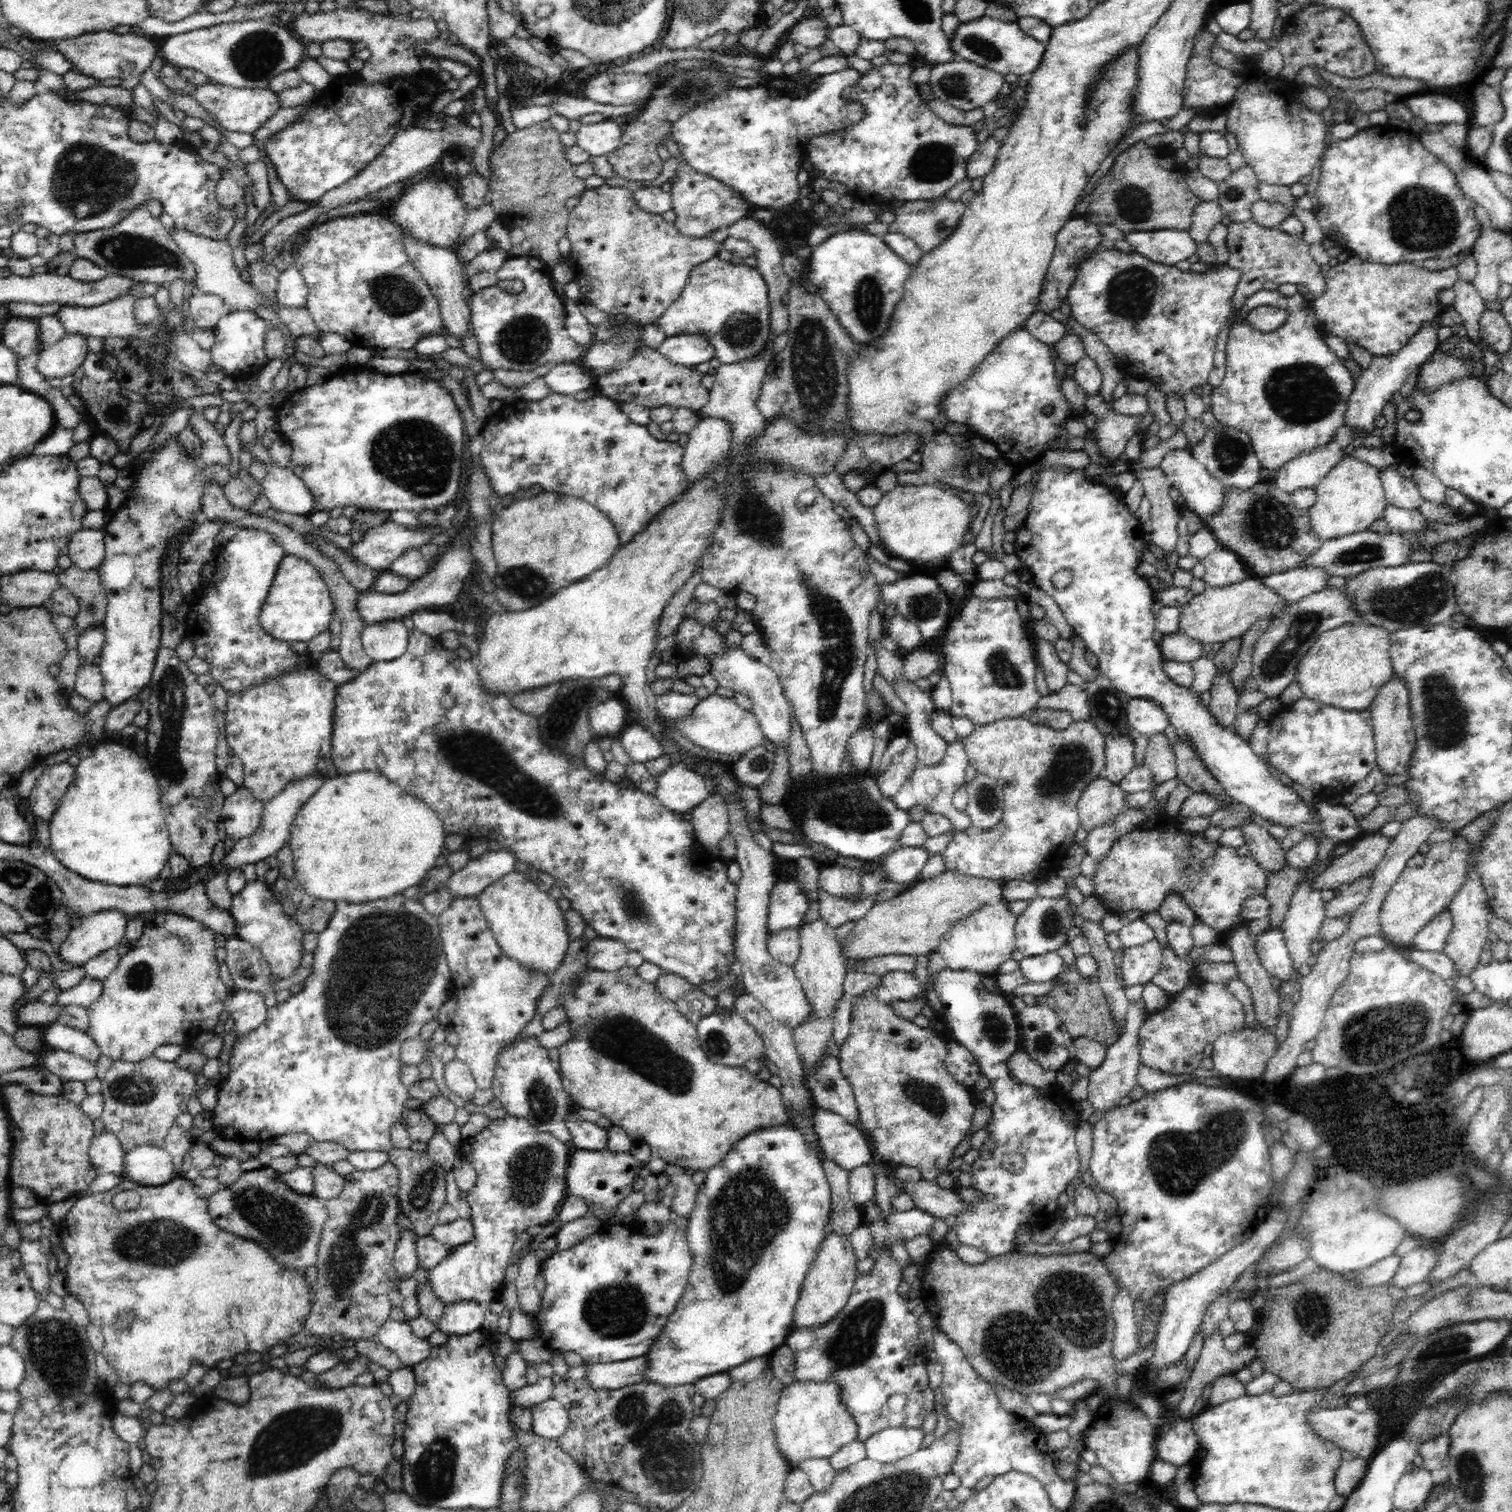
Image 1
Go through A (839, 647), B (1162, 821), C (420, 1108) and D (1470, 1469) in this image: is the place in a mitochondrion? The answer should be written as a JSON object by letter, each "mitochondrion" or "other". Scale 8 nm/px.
{"A":"mitochondrion","B":"other","C":"other","D":"mitochondrion"}

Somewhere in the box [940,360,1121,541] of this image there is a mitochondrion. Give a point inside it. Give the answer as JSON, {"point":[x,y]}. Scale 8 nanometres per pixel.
{"point":[968,466]}

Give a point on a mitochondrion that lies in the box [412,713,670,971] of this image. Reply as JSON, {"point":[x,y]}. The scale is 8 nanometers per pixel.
{"point":[531,797]}

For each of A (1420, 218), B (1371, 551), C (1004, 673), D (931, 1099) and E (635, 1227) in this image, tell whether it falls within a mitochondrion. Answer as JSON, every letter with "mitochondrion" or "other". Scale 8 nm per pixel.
{"A":"mitochondrion","B":"mitochondrion","C":"mitochondrion","D":"mitochondrion","E":"other"}

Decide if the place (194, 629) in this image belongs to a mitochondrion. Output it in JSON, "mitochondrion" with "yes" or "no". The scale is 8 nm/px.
{"mitochondrion":"no"}

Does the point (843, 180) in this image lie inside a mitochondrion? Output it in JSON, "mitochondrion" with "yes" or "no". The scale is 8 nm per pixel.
{"mitochondrion":"no"}

